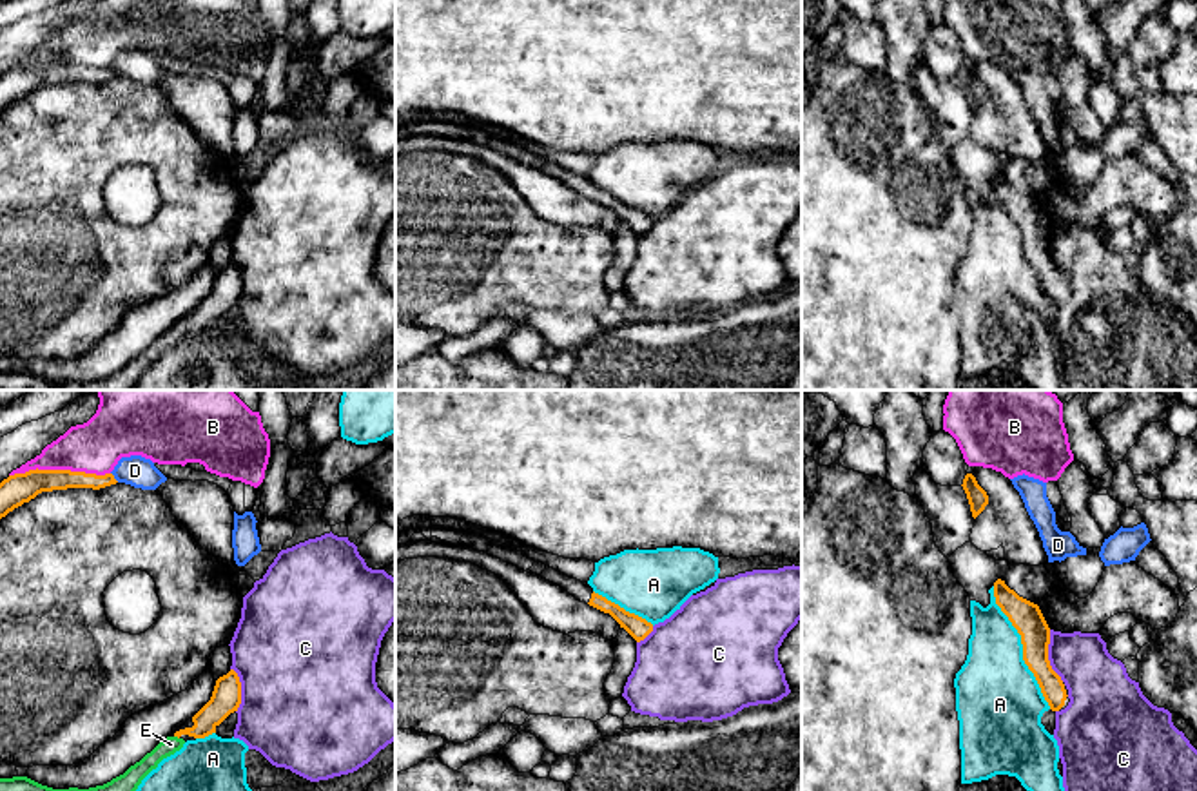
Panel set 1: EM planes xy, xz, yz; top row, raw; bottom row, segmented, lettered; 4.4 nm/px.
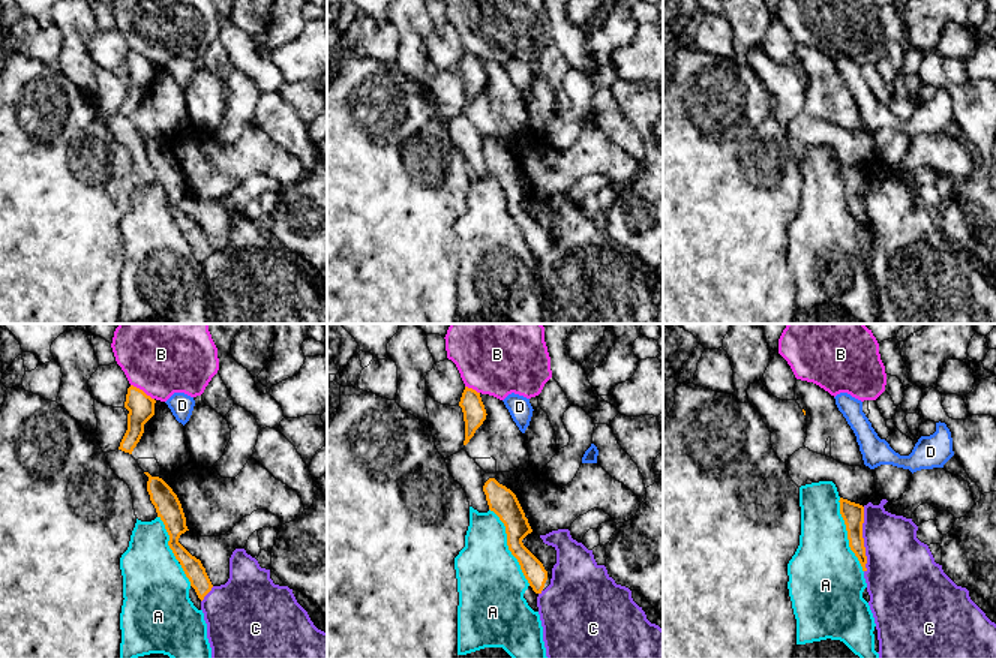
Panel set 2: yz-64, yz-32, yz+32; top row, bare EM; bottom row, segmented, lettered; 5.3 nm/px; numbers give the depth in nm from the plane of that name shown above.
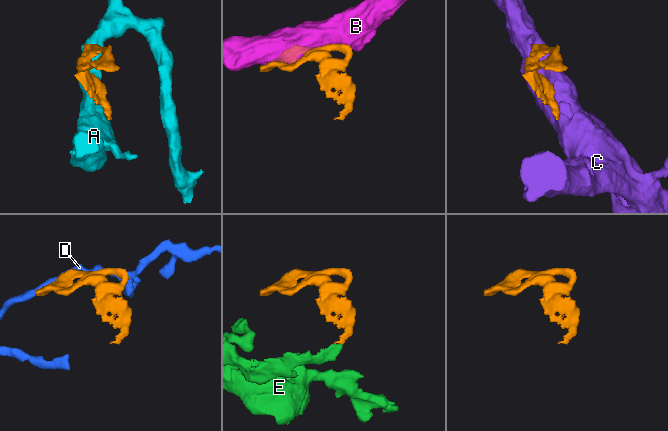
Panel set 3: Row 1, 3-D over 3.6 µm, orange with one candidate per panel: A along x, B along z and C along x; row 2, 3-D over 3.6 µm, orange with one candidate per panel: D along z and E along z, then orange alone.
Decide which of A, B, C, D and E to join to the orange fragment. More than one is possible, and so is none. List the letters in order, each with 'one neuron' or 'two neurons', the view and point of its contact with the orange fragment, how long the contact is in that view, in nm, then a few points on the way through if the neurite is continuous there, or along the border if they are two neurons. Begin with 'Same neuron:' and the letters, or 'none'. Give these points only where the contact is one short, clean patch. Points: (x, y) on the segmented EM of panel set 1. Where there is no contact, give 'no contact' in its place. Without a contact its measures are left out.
Same neuron: E
A: two neurons; contact yz (1023, 648); length 600 nm
B: two neurons; contact xy (58, 470); length 440 nm
C: two neurons; contact yz (1047, 655); length 240 nm
D: two neurons; contact xy (113, 478); length 60 nm
E: one neuron; contact xy (176, 735); length 30 nm

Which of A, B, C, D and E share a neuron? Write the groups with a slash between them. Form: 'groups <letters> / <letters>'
groups A / B / C / D / E

